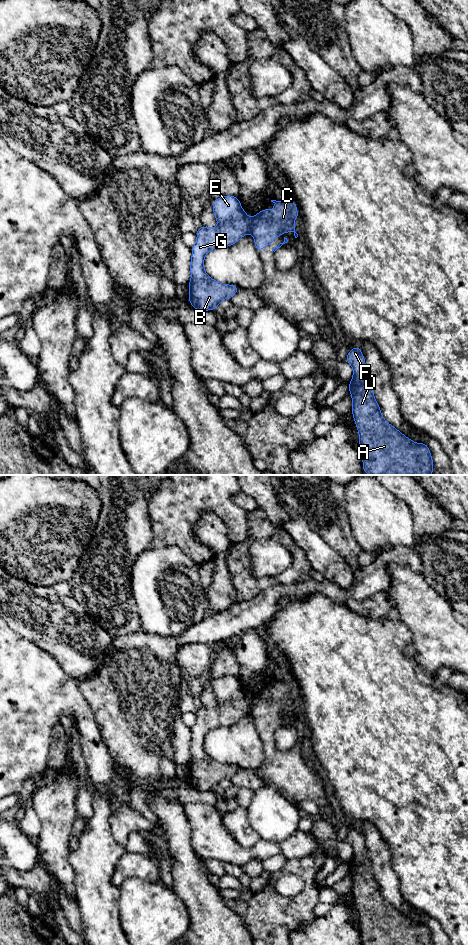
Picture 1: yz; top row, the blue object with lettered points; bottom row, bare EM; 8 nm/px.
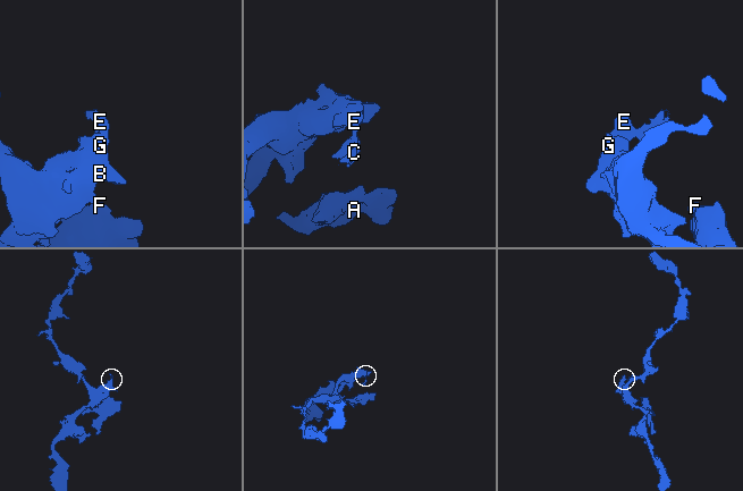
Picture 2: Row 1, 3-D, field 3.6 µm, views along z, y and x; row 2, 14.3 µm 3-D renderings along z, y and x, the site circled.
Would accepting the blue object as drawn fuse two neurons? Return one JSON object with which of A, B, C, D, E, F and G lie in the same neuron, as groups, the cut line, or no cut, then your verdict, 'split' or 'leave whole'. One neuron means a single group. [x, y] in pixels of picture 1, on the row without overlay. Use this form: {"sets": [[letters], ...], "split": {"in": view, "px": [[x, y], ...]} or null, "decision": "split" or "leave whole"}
{"sets": [["A", "B", "D", "E", "F", "G"], ["C"]], "split": {"in": "yz", "px": [[248, 699], [249, 712]]}, "decision": "split"}

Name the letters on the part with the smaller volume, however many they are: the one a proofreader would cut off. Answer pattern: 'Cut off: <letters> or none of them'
Cut off: C

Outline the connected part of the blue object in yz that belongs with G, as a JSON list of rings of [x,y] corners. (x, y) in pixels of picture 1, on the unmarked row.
[[[226,675],[215,679],[212,683],[215,699],[218,706],[208,708],[201,706],[197,711],[197,719],[191,728],[192,737],[190,741],[191,760],[189,767],[189,783],[198,791],[215,790],[223,779],[232,779],[239,770],[236,765],[222,764],[210,758],[204,749],[204,739],[209,731],[218,727],[229,727],[238,722],[244,715],[250,712],[249,697],[243,690],[240,680],[232,675]]]

